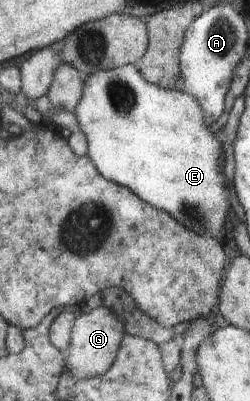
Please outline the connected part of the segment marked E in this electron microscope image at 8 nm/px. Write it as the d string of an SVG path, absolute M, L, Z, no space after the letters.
M126 64L88 76L84 82L83 98L74 114L89 144L87 155L107 180L137 192L141 200L149 200L149 204L157 204L157 208L165 208L165 212L173 212L181 224L189 224L189 228L197 228L197 232L218 237L223 234L221 226L227 208L229 214L233 211L231 202L227 202L229 174L225 176L225 172L217 168L221 144L205 128L204 109L193 96L176 89L153 86L135 64Z

